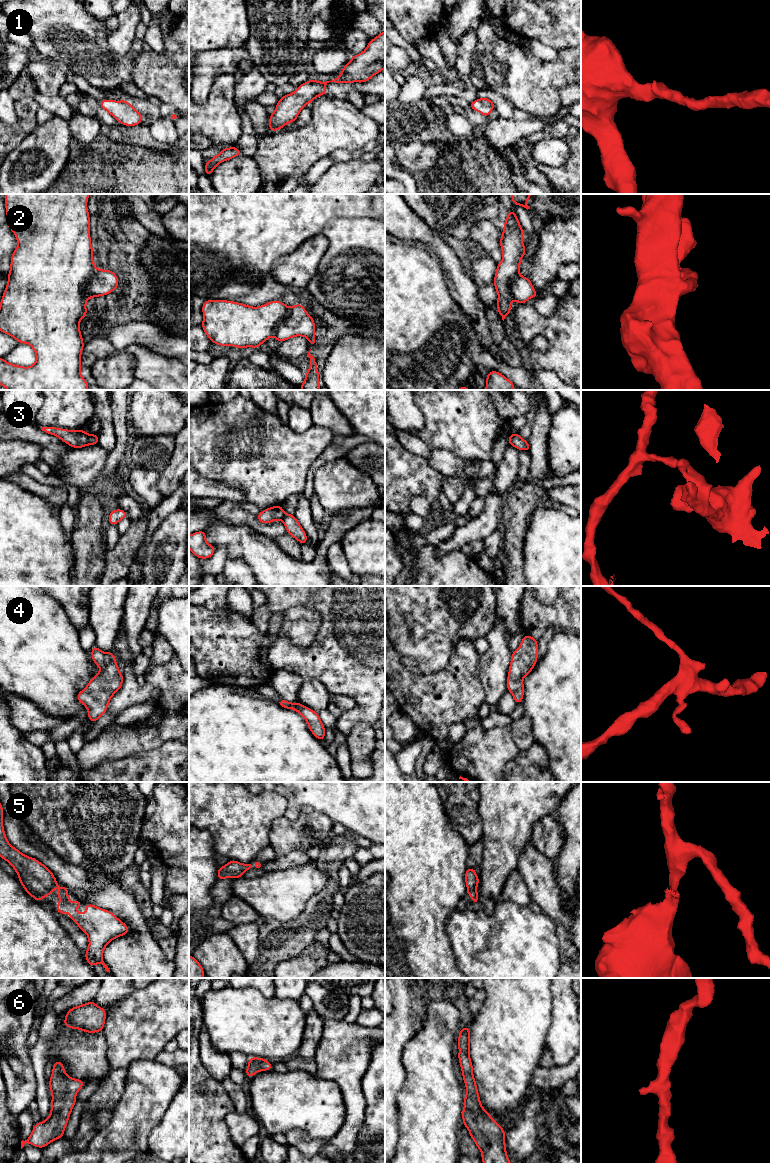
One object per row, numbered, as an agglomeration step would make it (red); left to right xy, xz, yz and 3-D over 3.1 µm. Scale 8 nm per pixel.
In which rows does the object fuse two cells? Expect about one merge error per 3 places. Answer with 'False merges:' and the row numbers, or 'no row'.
False merges: 2, 3

